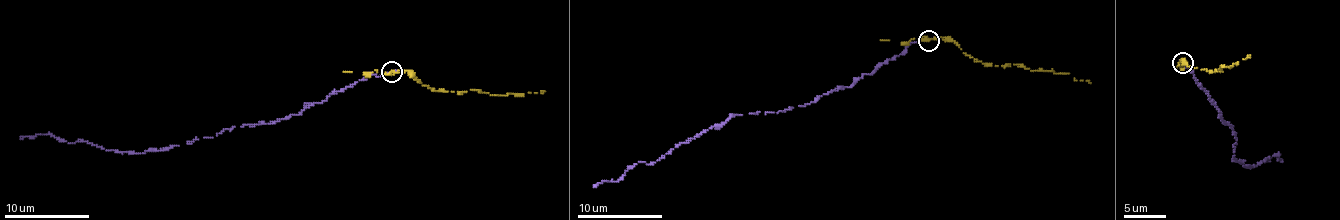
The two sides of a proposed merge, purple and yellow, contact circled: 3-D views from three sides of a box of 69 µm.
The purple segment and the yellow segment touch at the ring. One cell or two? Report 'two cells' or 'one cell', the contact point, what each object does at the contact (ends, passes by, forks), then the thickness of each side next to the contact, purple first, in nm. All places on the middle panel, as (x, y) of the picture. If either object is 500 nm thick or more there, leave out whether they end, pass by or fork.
two cells | (929, 40) | purple ends | yellow ends | 180/440 nm

